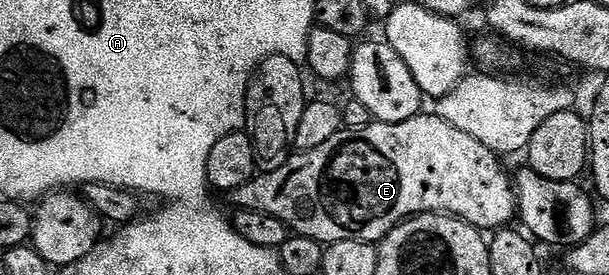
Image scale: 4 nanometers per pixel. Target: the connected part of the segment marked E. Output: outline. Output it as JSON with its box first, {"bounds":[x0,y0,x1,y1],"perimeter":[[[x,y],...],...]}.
{"bounds":[233,113,517,244],"perimeter":[[[420,113],[414,115],[412,119],[406,119],[400,123],[380,123],[378,121],[367,121],[360,127],[351,130],[340,129],[333,137],[329,137],[329,141],[325,141],[325,145],[317,145],[317,149],[309,149],[308,151],[300,151],[292,154],[285,161],[285,165],[281,165],[281,169],[276,171],[268,171],[266,173],[256,173],[245,185],[241,185],[233,192],[233,199],[239,202],[238,206],[245,211],[260,211],[261,213],[269,213],[273,217],[277,217],[296,235],[304,235],[310,239],[316,239],[321,244],[336,243],[337,241],[361,241],[362,243],[380,244],[393,228],[403,222],[404,219],[410,219],[412,215],[422,215],[424,213],[446,213],[465,220],[469,225],[480,229],[503,229],[508,226],[507,223],[517,215],[517,200],[513,188],[512,180],[503,173],[500,156],[490,151],[485,145],[481,145],[481,141],[477,141],[477,137],[469,137],[469,133],[461,133],[461,129],[457,129],[453,125],[449,125],[449,121],[441,121],[441,117],[437,117],[433,113]]]}

